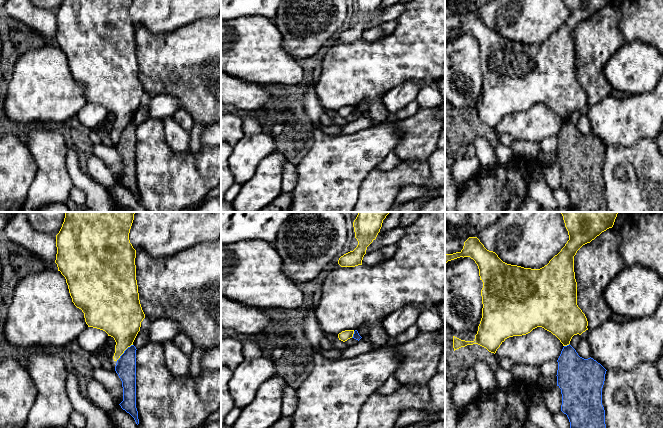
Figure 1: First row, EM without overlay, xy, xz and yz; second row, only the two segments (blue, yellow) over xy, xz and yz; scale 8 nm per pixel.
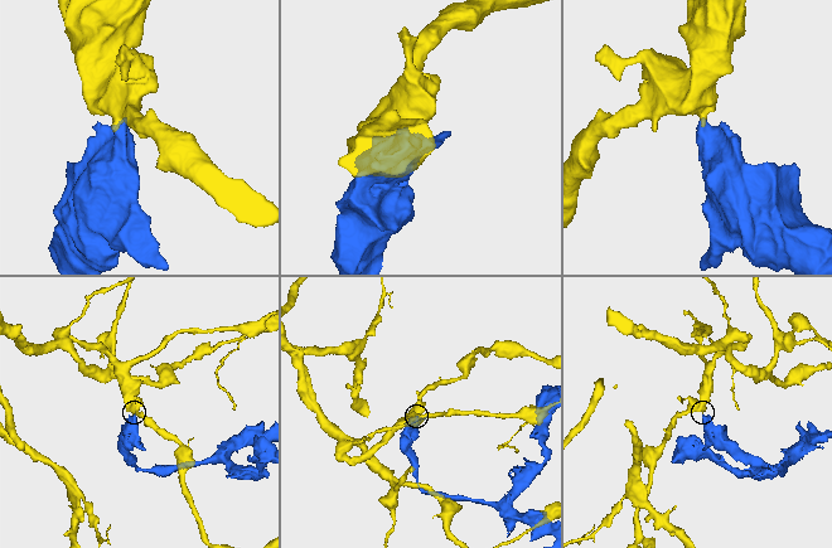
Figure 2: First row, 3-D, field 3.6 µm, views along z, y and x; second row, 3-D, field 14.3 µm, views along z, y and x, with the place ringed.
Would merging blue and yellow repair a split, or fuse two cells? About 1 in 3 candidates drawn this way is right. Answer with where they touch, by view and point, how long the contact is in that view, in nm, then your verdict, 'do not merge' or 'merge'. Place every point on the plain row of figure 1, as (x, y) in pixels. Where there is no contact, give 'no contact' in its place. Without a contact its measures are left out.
contact xy (124, 128); length 190 nm; do not merge

